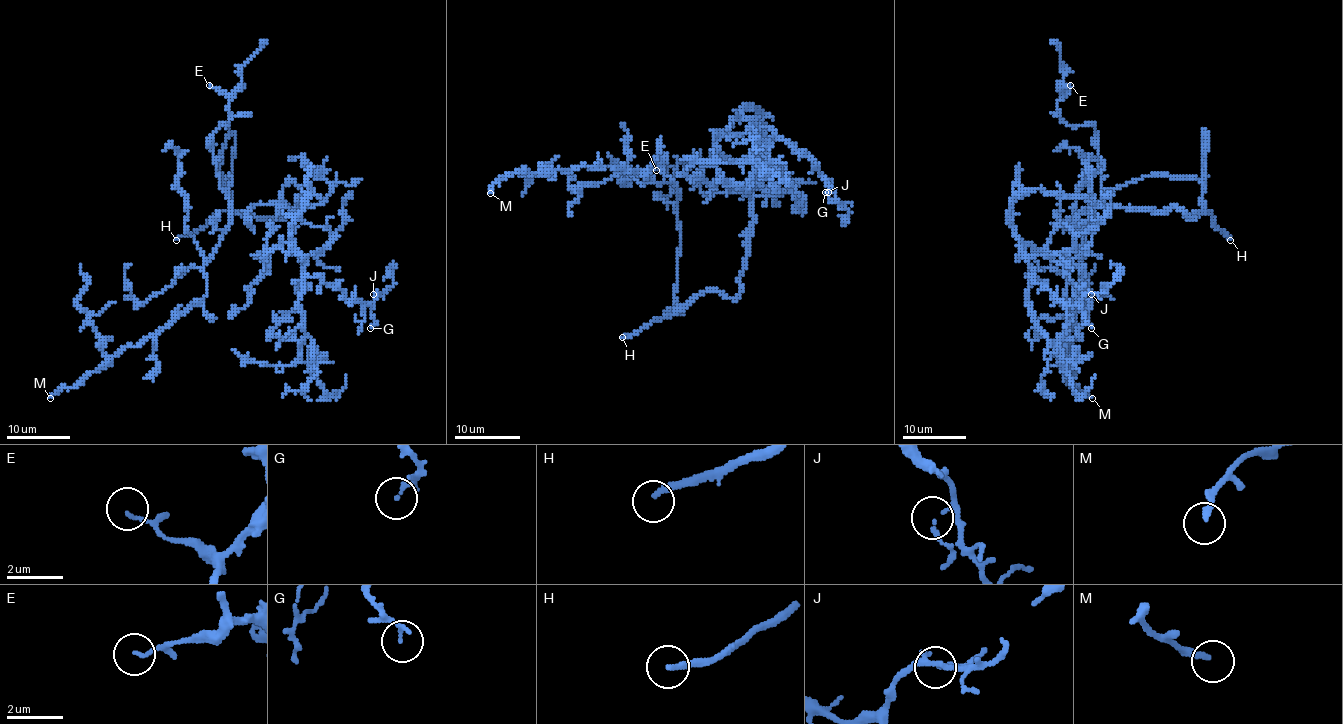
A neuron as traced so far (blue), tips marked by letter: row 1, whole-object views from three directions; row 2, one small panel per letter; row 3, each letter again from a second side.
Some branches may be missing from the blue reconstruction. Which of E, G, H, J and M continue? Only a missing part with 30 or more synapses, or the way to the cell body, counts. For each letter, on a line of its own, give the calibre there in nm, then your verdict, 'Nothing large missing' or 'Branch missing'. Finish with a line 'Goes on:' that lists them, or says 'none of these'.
E: Thickness 100 nm. Nothing large missing
G: Thickness 150 nm. Nothing large missing
H: Thickness 220 nm. Branch missing
J: Thickness 130 nm. Nothing large missing
M: Thickness 200 nm. Nothing large missing
Goes on: H

